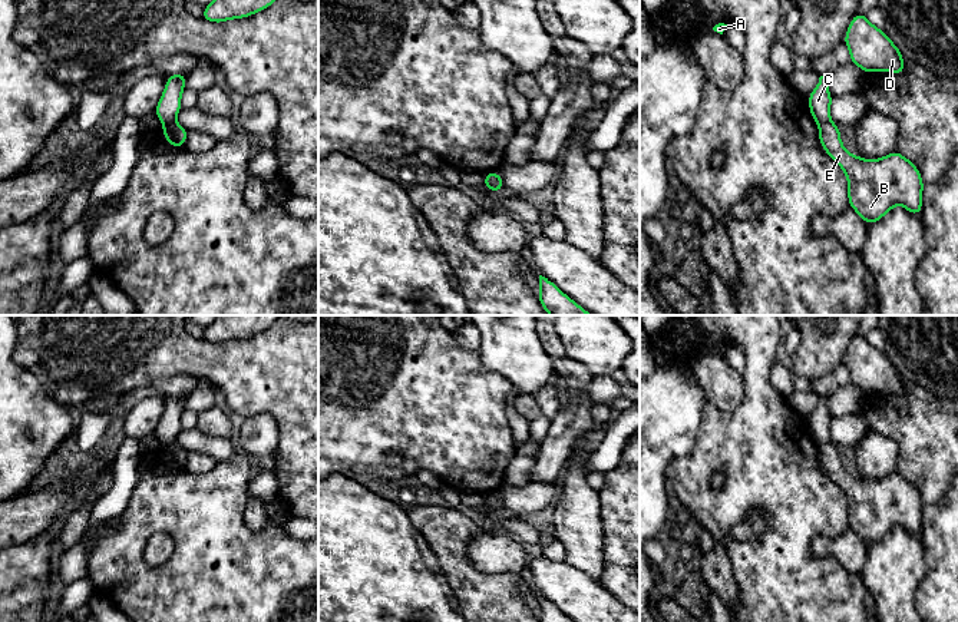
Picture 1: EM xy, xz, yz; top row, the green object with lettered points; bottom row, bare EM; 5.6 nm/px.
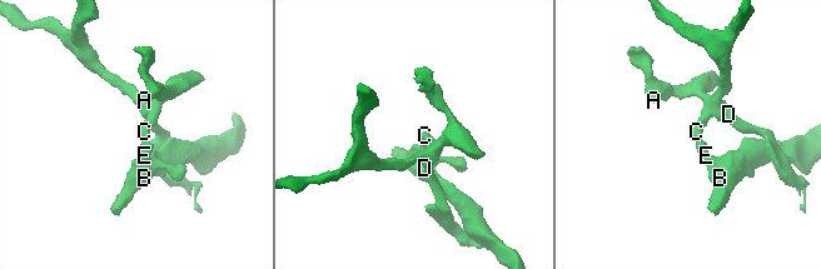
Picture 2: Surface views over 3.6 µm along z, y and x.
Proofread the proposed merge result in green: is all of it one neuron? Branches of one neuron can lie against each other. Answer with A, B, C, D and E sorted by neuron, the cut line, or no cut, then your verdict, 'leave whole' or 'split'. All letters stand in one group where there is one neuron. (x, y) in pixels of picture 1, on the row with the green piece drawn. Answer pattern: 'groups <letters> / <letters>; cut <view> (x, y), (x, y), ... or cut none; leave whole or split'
groups A C D / B E; cut yz (829, 119), (818, 125); split

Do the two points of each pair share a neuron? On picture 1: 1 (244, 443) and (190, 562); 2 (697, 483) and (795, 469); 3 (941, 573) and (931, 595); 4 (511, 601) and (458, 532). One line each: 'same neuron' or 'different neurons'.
1: different neurons
2: same neuron
3: same neuron
4: same neuron

